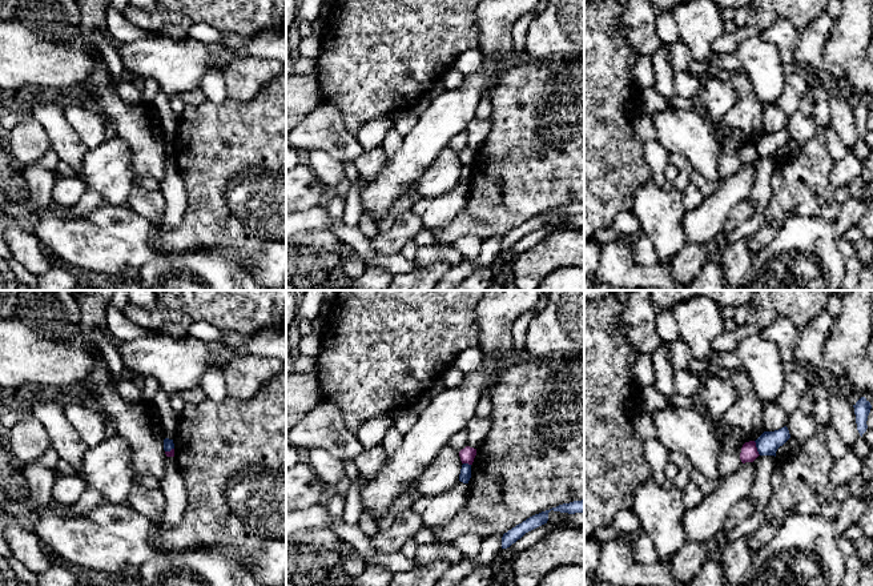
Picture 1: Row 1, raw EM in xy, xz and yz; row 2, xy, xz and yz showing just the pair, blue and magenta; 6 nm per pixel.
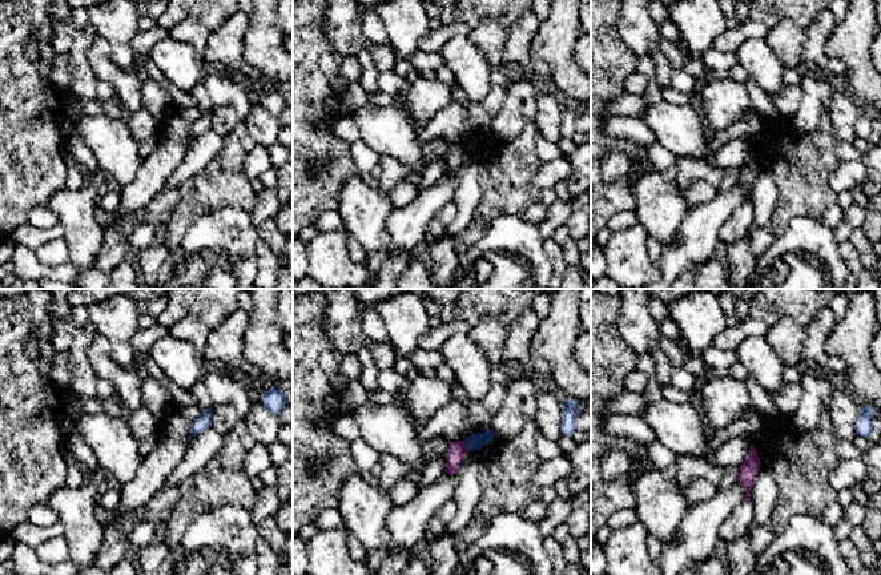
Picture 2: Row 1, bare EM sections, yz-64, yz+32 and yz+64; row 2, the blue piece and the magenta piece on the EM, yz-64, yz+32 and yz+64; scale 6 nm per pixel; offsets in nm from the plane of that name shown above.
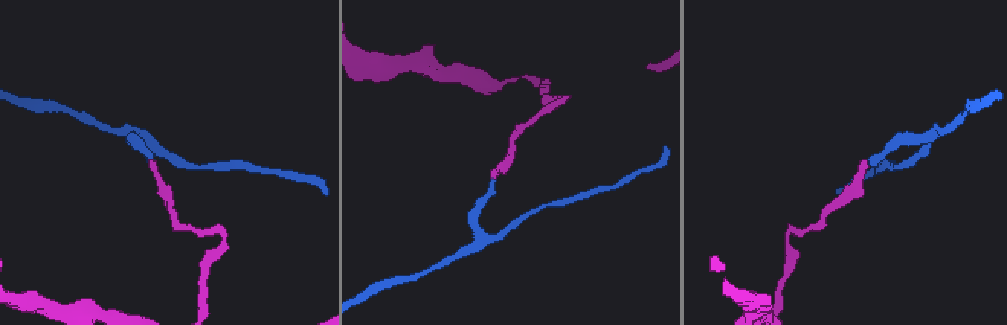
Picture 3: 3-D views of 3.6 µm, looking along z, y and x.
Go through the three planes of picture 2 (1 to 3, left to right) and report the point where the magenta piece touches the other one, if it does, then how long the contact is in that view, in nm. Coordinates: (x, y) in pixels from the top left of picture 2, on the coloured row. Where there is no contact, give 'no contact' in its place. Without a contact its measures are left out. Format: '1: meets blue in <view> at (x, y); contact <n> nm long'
1: no contact
2: meets blue in yz+32 at (465, 445); contact 70 nm long
3: no contact

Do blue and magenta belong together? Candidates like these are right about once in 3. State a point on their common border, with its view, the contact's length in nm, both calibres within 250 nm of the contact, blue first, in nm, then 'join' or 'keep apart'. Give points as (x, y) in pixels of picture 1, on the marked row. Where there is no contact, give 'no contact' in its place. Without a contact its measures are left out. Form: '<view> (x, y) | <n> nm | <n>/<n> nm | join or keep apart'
yz (756, 446) | 100 nm | 140/100 nm | keep apart

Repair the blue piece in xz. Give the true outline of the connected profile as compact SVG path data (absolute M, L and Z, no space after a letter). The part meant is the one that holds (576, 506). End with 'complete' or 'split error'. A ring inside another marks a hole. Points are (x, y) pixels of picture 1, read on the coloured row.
M584 499L582 501L574 501L570 503L563 503L556 507L552 507L550 510L542 511L539 514L535 514L522 523L516 525L511 530L503 534L502 537L502 549L510 547L512 543L515 543L518 539L520 539L526 533L547 523L548 521L548 513L554 511L560 511L560 513L568 513L568 514L575 514L575 513L584 513Z | complete

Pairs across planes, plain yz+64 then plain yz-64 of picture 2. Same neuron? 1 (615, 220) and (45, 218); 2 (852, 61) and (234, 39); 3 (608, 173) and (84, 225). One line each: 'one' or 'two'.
1: one
2: two
3: one

